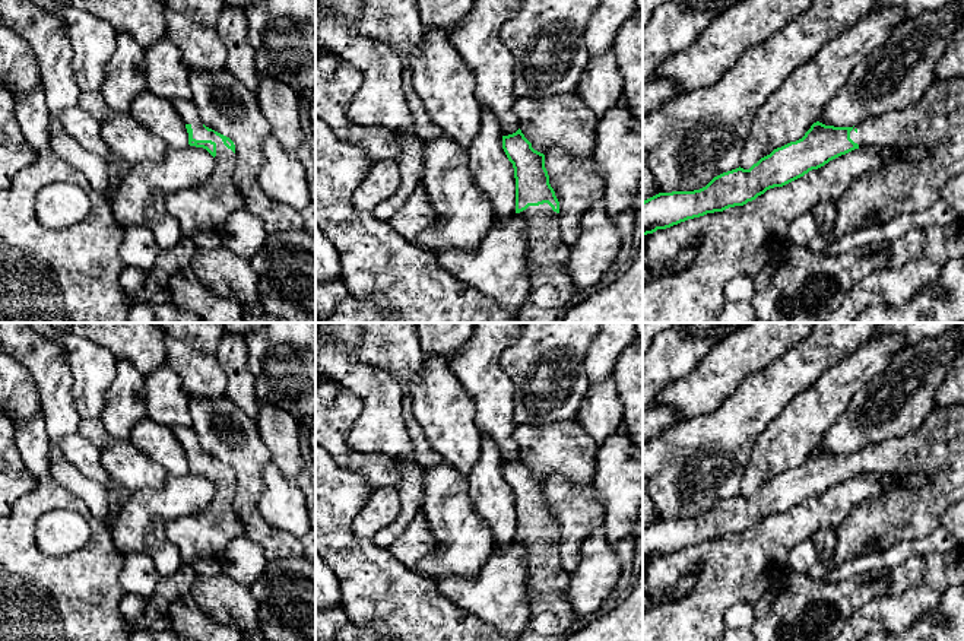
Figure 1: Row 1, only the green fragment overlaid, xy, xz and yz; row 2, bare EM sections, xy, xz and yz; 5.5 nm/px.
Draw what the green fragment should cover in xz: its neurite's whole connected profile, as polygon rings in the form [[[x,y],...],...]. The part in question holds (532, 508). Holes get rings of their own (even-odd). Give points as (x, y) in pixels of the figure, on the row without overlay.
[[[519,456],[502,463],[502,476],[513,491],[516,505],[516,540],[527,550],[529,623],[519,641],[565,641],[577,615],[567,597],[570,572],[561,565],[559,529],[549,511],[545,482],[535,477]]]

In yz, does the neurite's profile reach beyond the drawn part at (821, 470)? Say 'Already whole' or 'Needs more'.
Needs more

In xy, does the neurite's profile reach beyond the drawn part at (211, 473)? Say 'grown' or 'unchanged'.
grown

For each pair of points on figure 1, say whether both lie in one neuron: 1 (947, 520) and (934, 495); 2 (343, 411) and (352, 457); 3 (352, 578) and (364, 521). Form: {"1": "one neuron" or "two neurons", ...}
{"1": "two neurons", "2": "one neuron", "3": "two neurons"}

